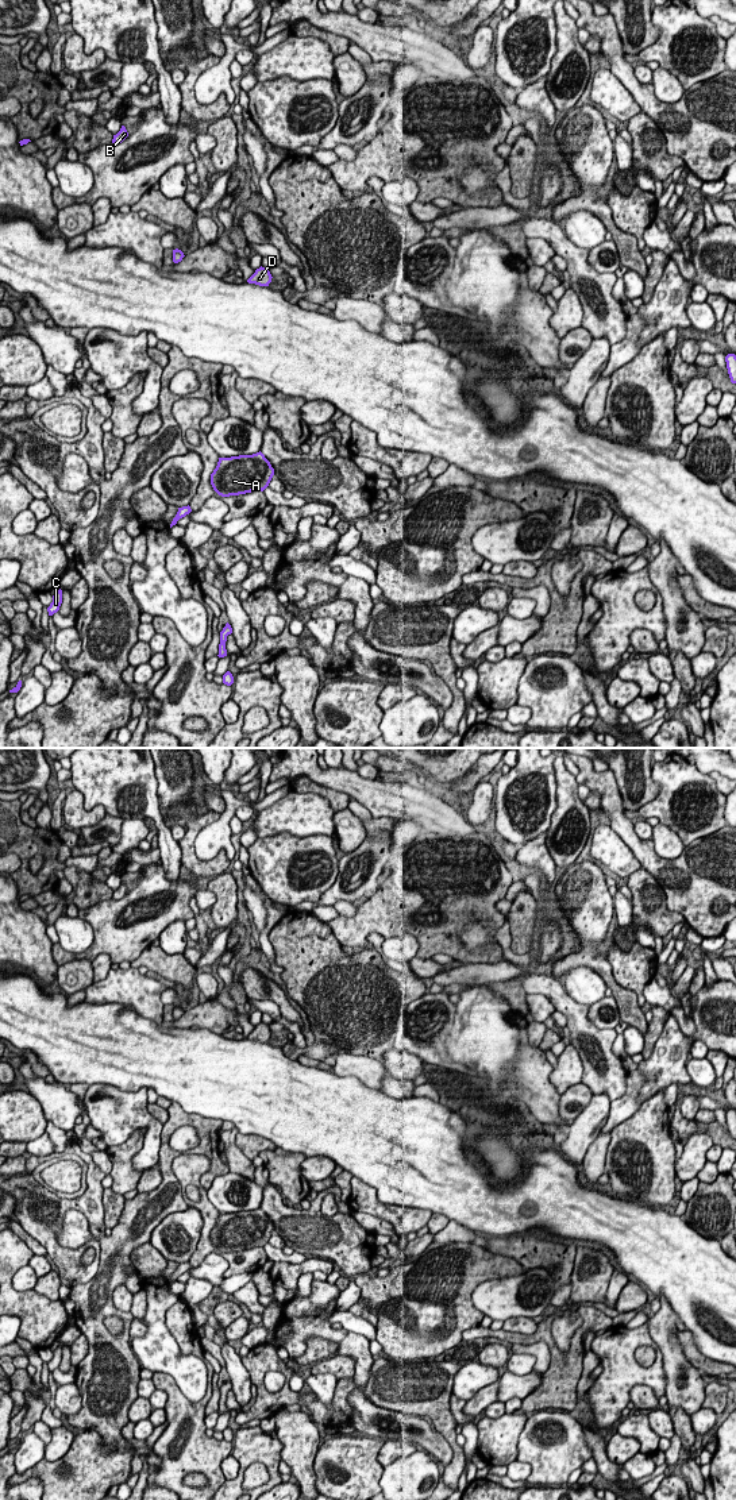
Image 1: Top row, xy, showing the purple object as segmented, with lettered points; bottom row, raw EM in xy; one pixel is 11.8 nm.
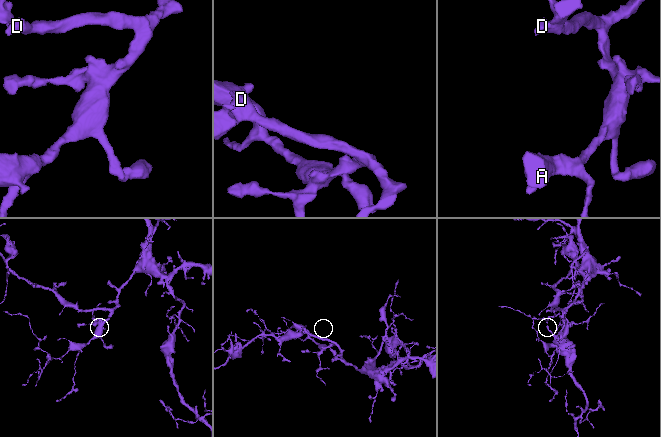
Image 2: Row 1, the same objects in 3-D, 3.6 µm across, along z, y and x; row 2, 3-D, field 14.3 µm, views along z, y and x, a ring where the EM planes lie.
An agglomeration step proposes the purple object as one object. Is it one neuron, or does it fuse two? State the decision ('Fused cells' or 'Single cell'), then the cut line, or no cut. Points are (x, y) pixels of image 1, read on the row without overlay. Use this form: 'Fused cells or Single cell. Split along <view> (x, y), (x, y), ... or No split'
Single cell. No split

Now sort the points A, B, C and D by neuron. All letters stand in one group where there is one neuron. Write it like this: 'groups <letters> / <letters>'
groups A B C D

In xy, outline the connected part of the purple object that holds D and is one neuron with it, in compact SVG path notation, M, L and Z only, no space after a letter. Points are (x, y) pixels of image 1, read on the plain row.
M259 1023L255 1026L255 1029L247 1036L248 1040L255 1040L259 1042L269 1042L269 1040L271 1038L271 1030L269 1027L269 1025L266 1023Z

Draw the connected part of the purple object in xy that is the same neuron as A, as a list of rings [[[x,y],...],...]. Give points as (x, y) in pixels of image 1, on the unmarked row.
[[[259,1207],[253,1211],[219,1214],[211,1230],[211,1241],[221,1253],[263,1248],[274,1231],[274,1225]]]

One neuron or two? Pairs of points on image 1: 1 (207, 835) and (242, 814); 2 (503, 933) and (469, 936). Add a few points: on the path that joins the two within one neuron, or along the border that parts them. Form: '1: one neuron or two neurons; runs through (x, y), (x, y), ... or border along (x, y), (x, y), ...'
1: two neurons; border along (249, 804), (242, 804), (234, 814)
2: two neurons; border along (496, 929), (496, 939), (498, 941)

